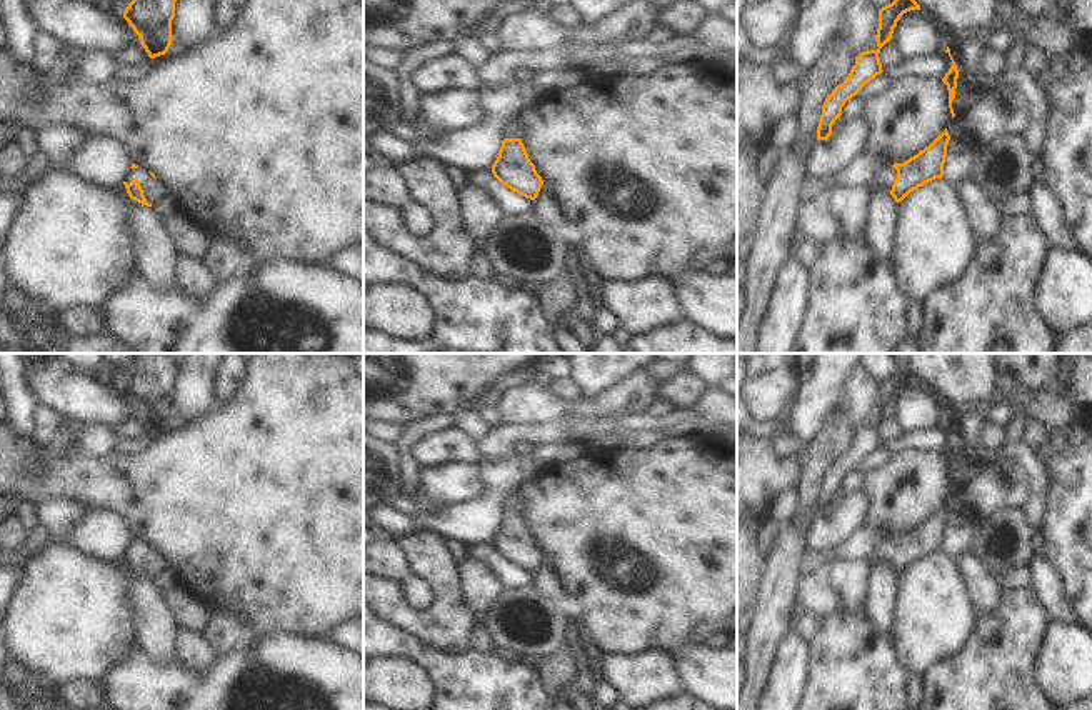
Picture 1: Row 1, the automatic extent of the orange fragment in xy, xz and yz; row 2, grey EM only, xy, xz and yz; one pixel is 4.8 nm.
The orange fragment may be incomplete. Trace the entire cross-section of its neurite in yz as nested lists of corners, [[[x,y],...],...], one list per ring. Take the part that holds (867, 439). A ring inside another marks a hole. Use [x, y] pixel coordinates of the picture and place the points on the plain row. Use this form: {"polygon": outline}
{"polygon": [[[900,363],[892,377],[879,383],[879,422],[862,425],[859,430],[855,430],[855,438],[852,440],[845,455],[837,458],[825,472],[822,488],[819,492],[817,513],[829,513],[829,510],[834,507],[832,498],[842,488],[842,480],[845,475],[855,470],[865,457],[884,445],[879,432],[880,422],[890,415],[897,395],[910,383],[920,383],[920,378],[907,365]]]}

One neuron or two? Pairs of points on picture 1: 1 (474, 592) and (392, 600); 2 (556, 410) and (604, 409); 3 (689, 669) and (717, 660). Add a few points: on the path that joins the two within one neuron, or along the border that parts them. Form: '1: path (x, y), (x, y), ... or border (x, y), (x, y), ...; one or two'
1: border (457, 567), (462, 599), (475, 612); two
2: border (569, 404), (566, 415); two
3: path (696, 669), (711, 667); one

